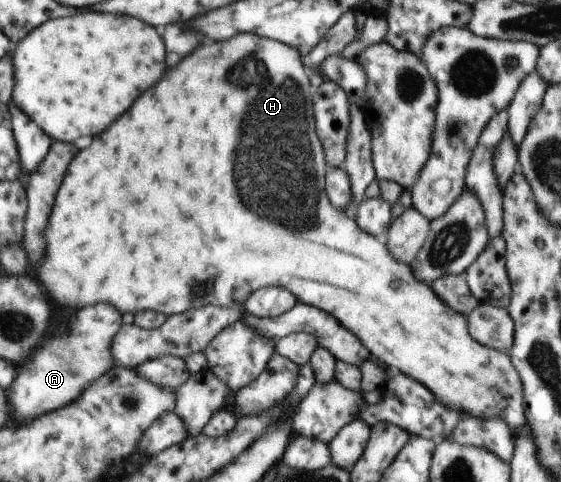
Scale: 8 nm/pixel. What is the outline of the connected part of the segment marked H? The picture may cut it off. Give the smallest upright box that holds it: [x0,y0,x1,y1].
[31,32,527,431]

